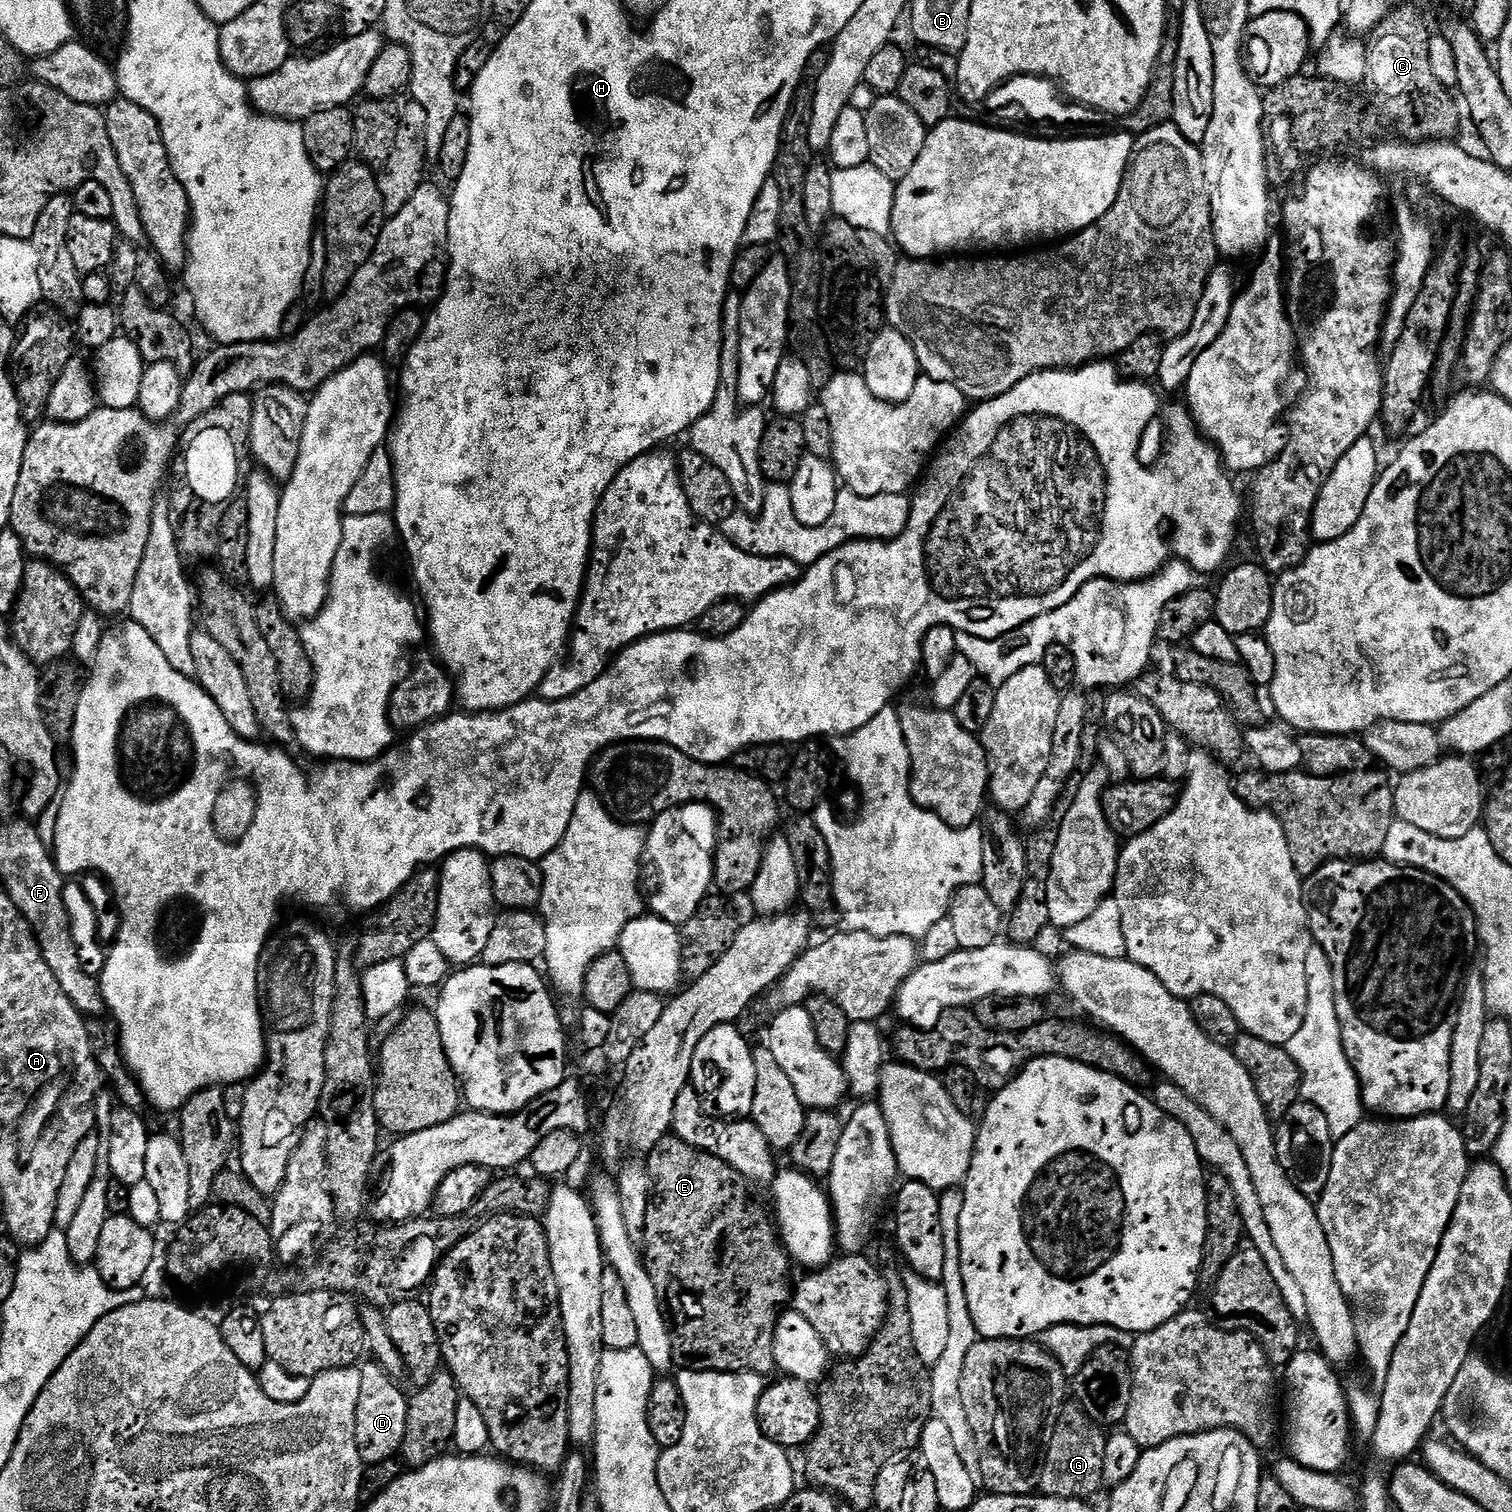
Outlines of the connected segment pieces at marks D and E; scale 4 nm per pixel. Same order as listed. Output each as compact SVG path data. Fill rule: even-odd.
M375 1362L359 1365L362 1378L358 1394L358 1414L356 1415L356 1441L358 1454L365 1465L377 1464L393 1459L406 1438L406 1414L409 1397L399 1388L397 1381L386 1374L381 1364Z
M673 1134L663 1136L663 1138L656 1143L656 1145L658 1146L658 1150L653 1150L653 1148L651 1148L651 1150L649 1150L646 1154L646 1167L648 1170L648 1175L652 1177L652 1184L658 1184L658 1190L660 1190L662 1194L660 1194L660 1200L655 1200L652 1197L651 1202L648 1204L648 1209L646 1210L646 1226L644 1227L644 1234L642 1237L642 1259L644 1261L644 1265L646 1266L646 1270L652 1276L654 1290L658 1290L660 1305L664 1307L665 1313L668 1317L669 1325L672 1330L672 1359L674 1361L675 1367L680 1370L689 1368L695 1372L756 1372L759 1374L759 1376L767 1377L769 1375L768 1372L775 1373L777 1371L774 1358L775 1328L777 1322L779 1322L780 1316L783 1315L783 1313L789 1307L790 1297L794 1291L793 1281L791 1279L788 1281L788 1264L790 1265L790 1257L781 1243L781 1238L778 1235L777 1229L774 1227L770 1216L770 1221L768 1221L768 1216L766 1213L764 1213L763 1206L760 1205L754 1197L752 1197L752 1192L750 1190L752 1188L750 1187L749 1181L745 1180L738 1170L731 1168L722 1160L722 1158L714 1157L708 1152L700 1152L698 1149L691 1148L690 1145L687 1145L686 1142L682 1140L682 1138Z

